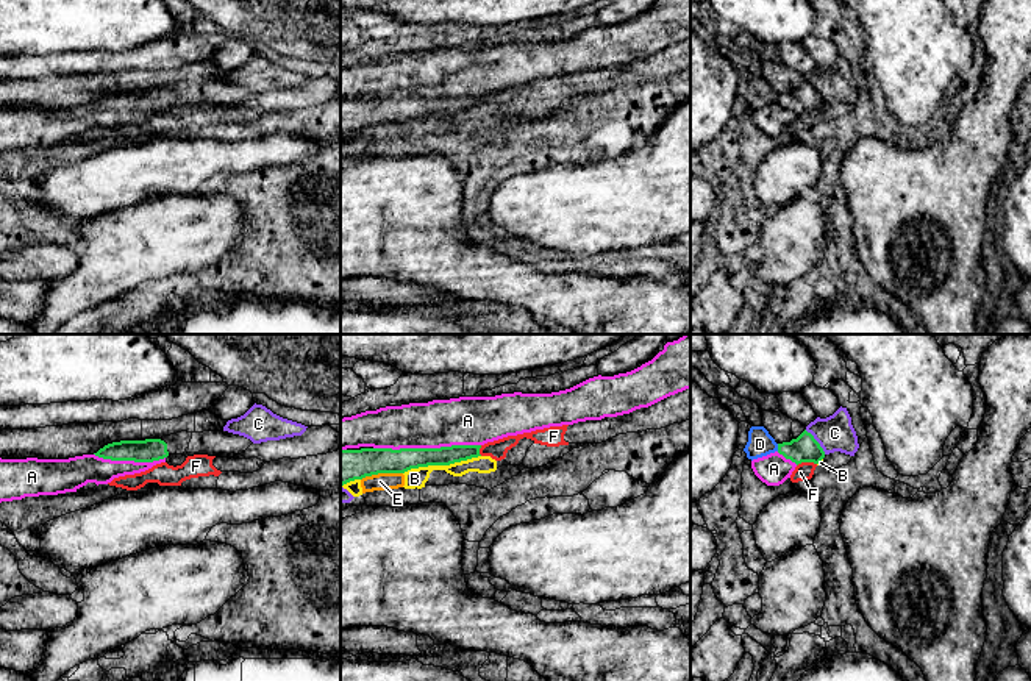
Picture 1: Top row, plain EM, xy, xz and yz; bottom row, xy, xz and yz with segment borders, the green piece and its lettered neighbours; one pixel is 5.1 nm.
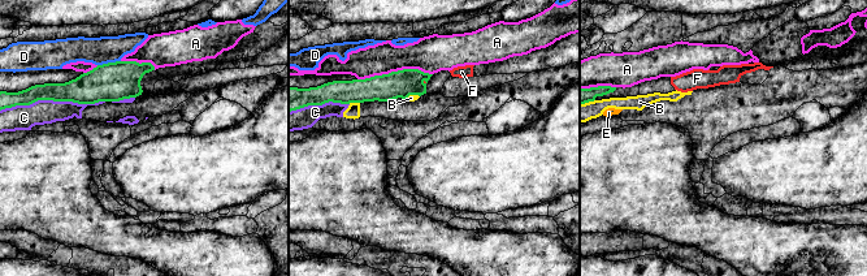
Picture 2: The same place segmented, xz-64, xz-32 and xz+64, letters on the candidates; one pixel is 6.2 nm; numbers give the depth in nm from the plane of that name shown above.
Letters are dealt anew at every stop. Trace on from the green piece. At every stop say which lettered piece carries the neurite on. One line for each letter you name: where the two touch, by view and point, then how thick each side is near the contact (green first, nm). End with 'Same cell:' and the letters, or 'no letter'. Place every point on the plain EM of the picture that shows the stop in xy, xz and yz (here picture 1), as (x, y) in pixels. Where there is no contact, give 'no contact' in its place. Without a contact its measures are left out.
Same cell: no letter

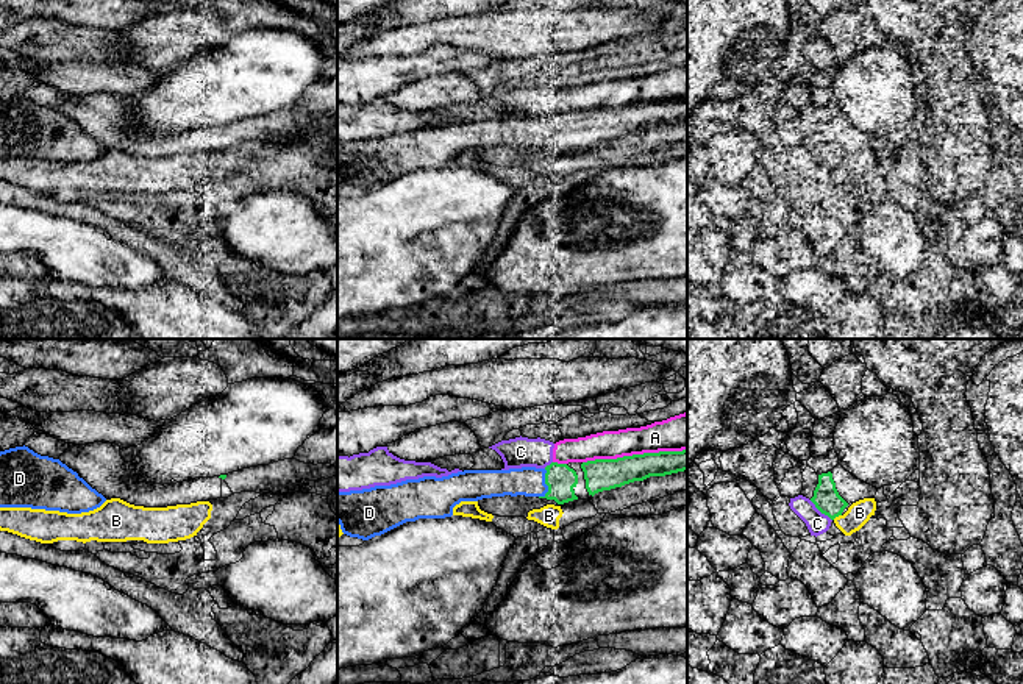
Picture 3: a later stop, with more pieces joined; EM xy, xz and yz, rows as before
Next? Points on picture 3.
D: meets green in xz at (545, 133); 150 nm thick on the green side, 160 nm on the other
Same cell: D

